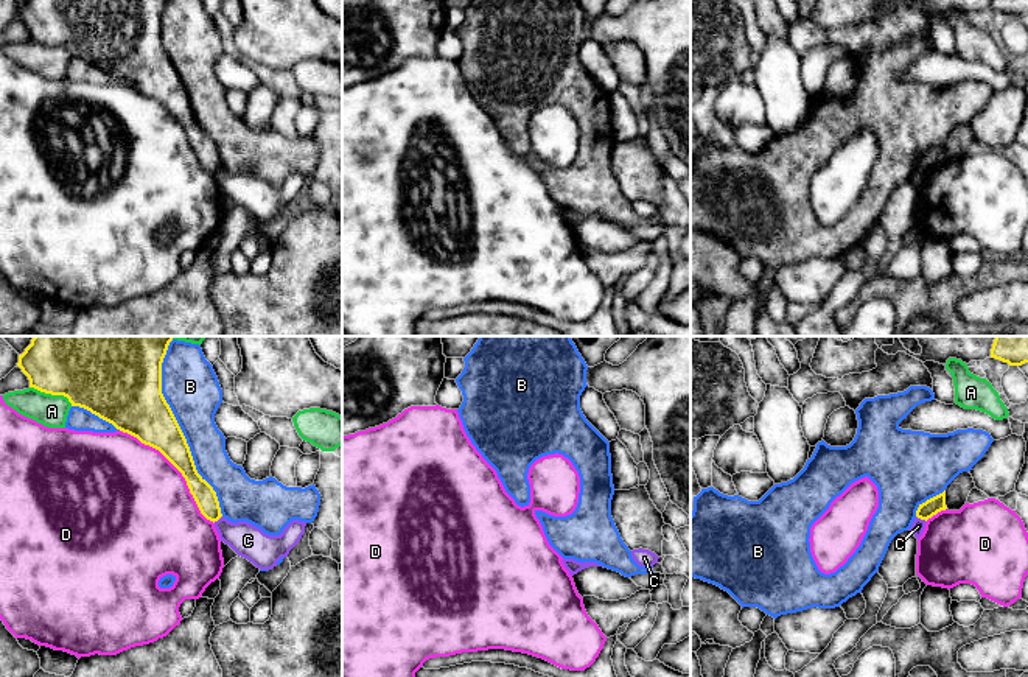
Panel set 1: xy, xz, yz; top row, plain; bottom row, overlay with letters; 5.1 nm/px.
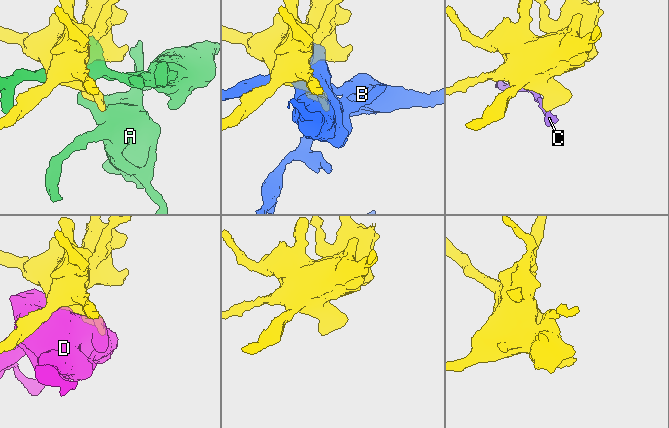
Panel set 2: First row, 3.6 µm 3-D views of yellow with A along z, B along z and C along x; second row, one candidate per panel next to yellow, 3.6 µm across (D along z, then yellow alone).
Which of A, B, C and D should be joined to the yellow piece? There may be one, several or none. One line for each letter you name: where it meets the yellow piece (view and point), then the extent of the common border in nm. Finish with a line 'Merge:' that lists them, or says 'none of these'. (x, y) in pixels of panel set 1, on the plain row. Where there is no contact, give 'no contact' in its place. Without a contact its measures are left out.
Merge: none of these

